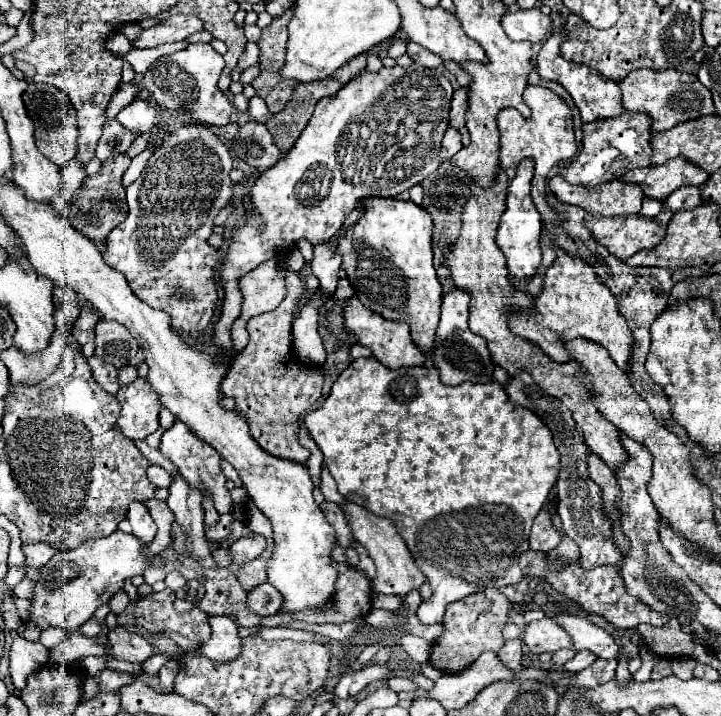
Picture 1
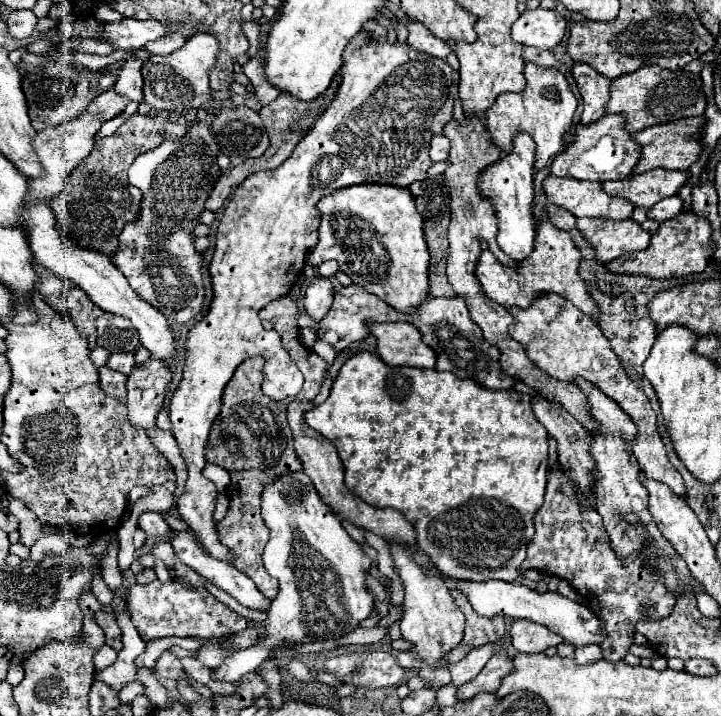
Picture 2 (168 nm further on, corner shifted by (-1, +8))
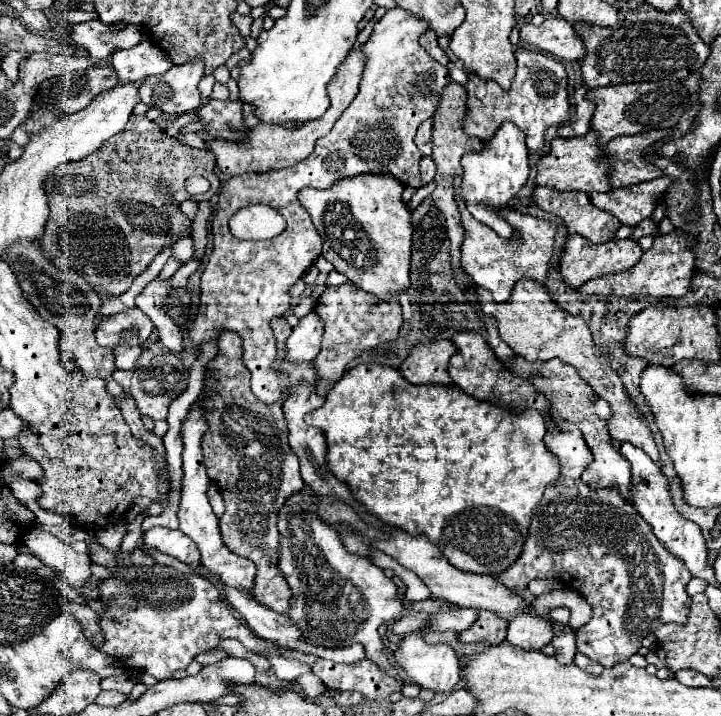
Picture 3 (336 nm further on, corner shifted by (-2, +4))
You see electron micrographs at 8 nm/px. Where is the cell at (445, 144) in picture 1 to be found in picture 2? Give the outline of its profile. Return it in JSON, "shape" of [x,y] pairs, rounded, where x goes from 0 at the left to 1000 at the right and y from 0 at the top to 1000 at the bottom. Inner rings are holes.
{"shape":[[[613,186],[602,189],[599,200],[596,200],[596,222],[616,225],[616,222],[621,222],[621,211],[624,211],[624,197]]]}

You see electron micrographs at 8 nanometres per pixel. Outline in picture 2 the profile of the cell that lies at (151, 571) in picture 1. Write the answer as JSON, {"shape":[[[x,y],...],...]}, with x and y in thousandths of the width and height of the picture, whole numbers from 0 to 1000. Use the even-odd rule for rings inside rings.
{"shape":[[[211,599],[211,602],[202,602],[211,622],[233,641],[233,647],[241,652],[241,661],[244,661],[244,686],[241,686],[241,694],[247,697],[247,691],[252,689],[255,683],[255,675],[258,675],[258,647],[247,630],[247,622],[241,616],[241,608],[236,602],[225,602],[225,599]]]}

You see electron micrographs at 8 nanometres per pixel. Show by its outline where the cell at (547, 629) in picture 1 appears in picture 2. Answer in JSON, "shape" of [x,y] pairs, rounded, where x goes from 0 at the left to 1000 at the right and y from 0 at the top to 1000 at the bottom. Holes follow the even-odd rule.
{"shape":[[[718,865],[710,870],[707,890],[713,906],[721,912],[752,912],[760,904],[771,904],[774,898],[782,895],[774,884],[763,881],[760,876],[735,870],[730,865]]]}

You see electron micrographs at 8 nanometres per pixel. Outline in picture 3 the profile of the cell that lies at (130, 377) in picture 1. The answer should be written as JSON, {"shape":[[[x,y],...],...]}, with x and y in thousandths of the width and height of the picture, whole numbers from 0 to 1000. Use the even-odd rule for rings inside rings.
{"shape":[[[160,482],[157,493],[160,493],[160,510],[162,515],[173,515],[182,518],[190,507],[190,499],[196,496],[196,485],[176,485],[176,482]]]}

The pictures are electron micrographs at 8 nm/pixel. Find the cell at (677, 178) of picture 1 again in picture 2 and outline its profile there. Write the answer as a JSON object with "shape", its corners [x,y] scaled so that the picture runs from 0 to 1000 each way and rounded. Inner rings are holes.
{"shape":[[[907,236],[888,244],[874,244],[863,253],[840,253],[838,267],[854,275],[877,281],[882,289],[902,292],[907,284],[940,270],[940,264],[957,250],[954,239]]]}

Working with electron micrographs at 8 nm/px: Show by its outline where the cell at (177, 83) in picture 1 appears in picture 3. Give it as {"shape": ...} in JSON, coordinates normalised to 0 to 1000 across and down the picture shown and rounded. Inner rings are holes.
{"shape":[[[270,82],[257,91],[240,91],[226,105],[201,108],[193,133],[207,149],[221,149],[232,161],[270,155],[279,147],[273,116],[282,108],[282,85]]]}

